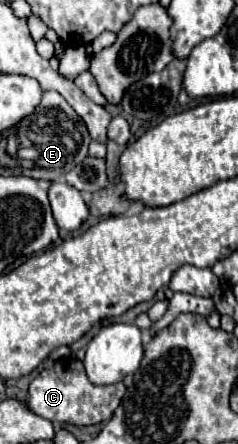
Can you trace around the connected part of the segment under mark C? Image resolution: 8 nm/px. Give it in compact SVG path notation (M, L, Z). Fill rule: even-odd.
M66 358L66 360L58 360L52 368L44 368L32 380L26 404L32 412L52 422L74 424L74 426L94 426L94 424L110 420L124 392L126 392L124 382L110 384L110 386L94 386L88 380L82 362L76 358Z

